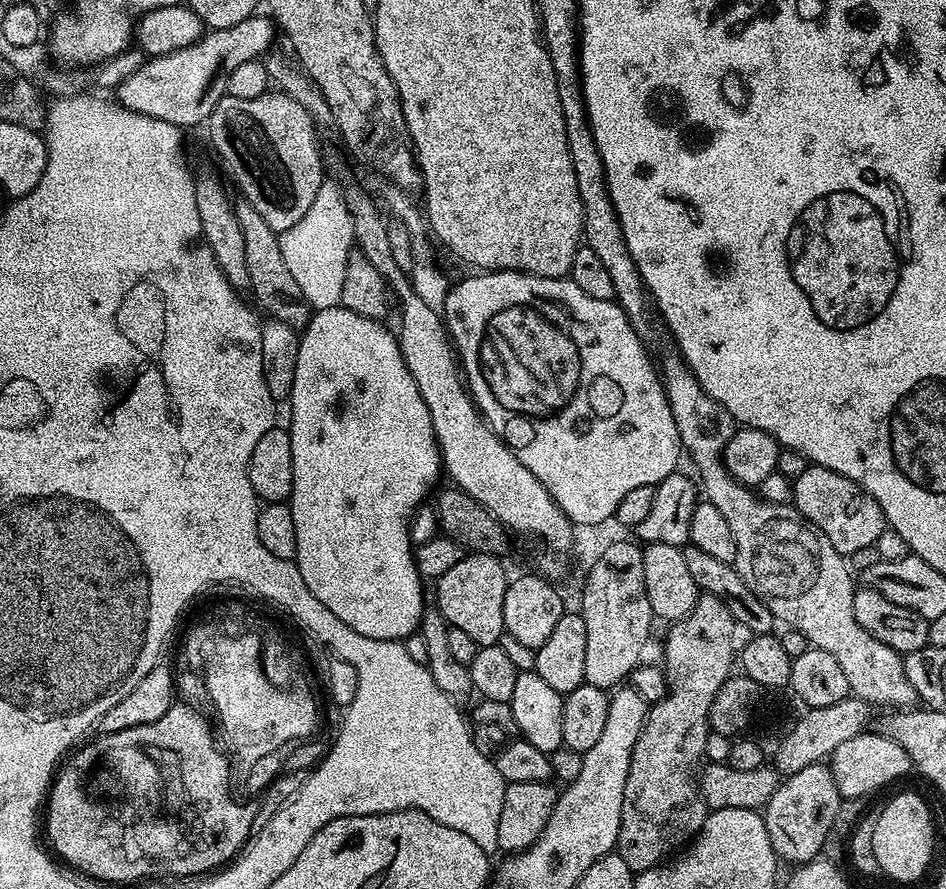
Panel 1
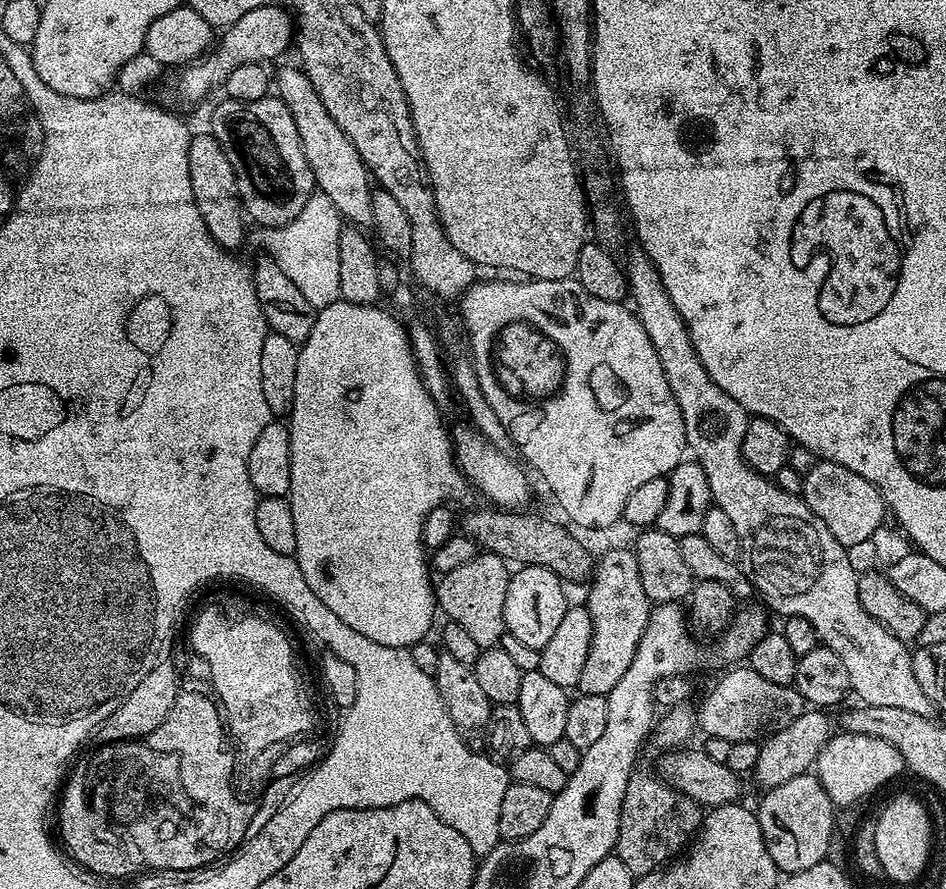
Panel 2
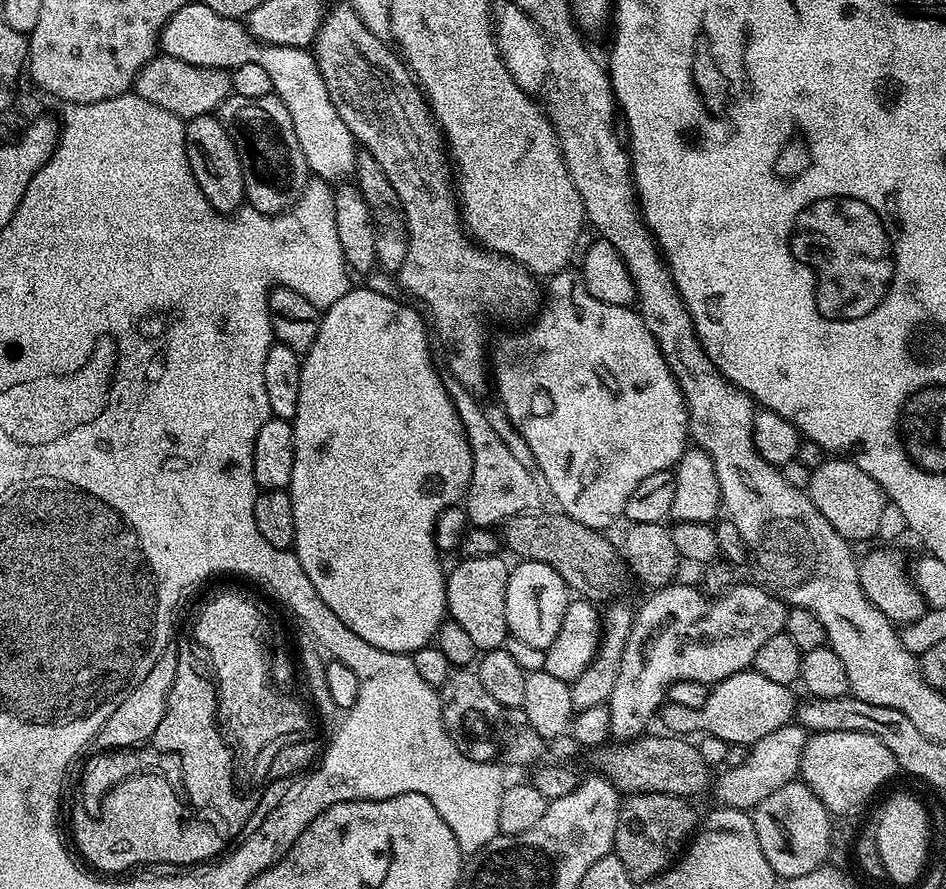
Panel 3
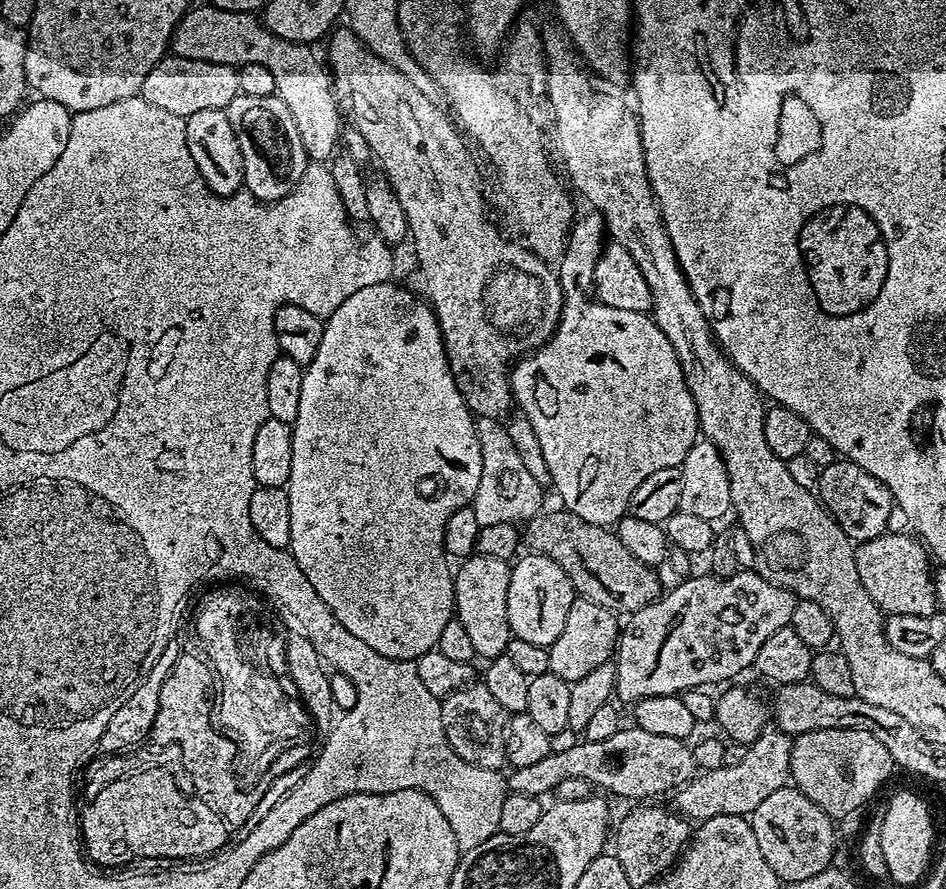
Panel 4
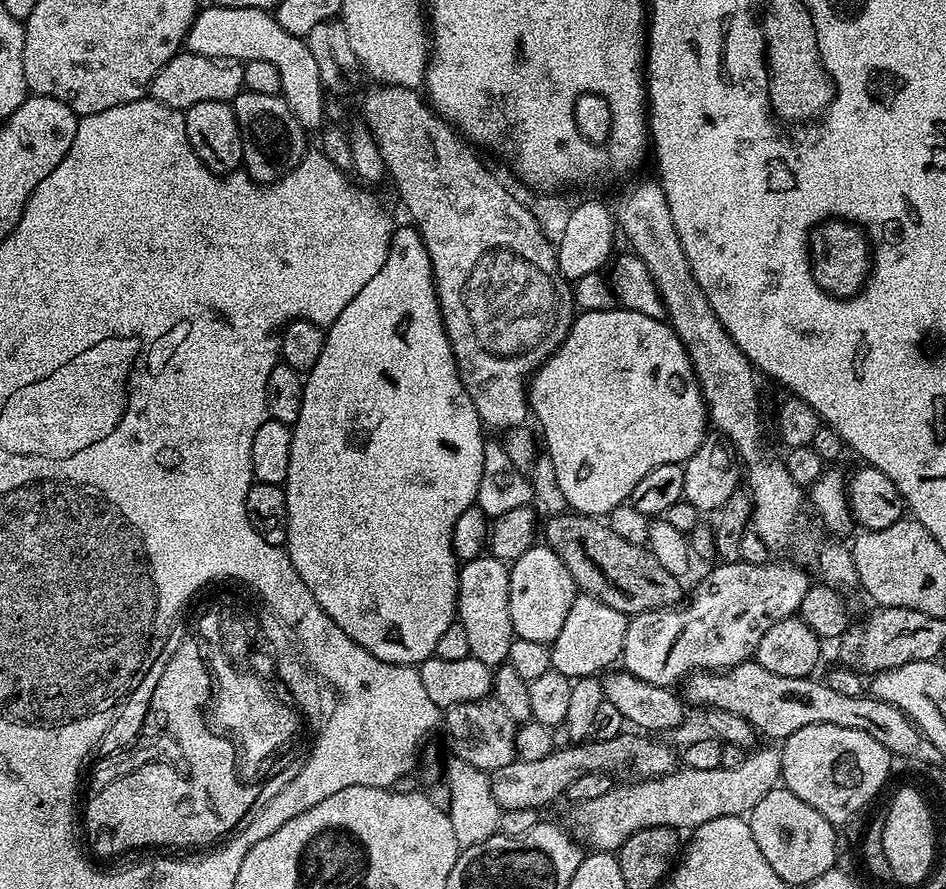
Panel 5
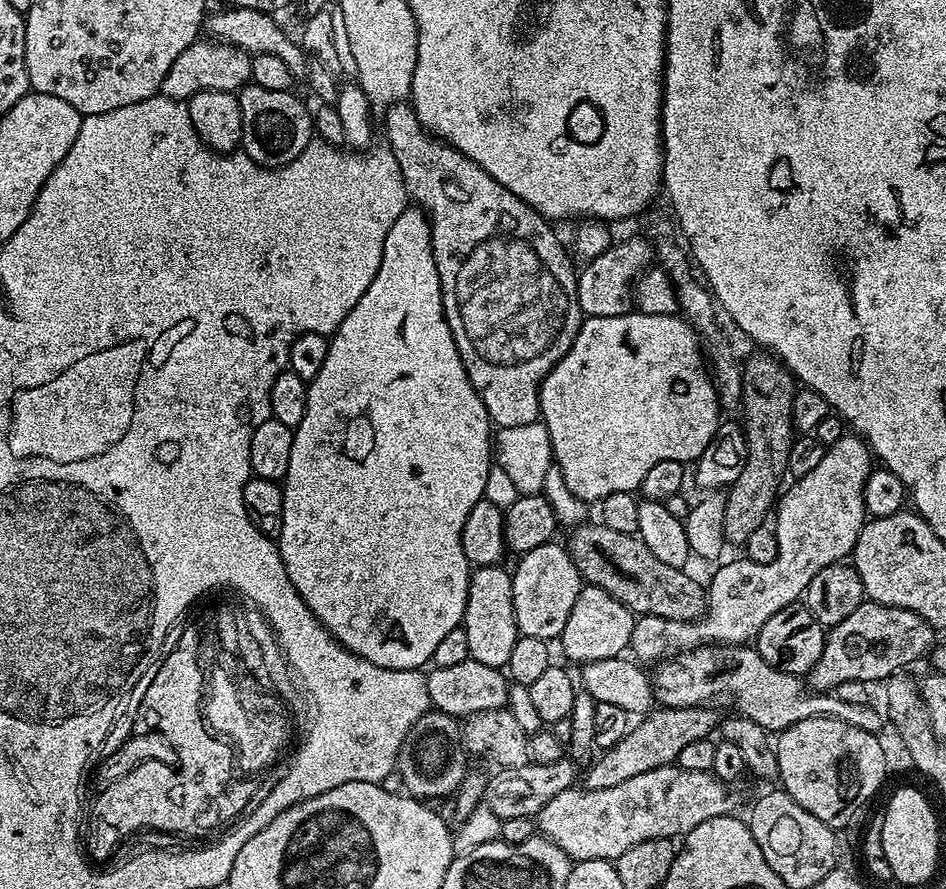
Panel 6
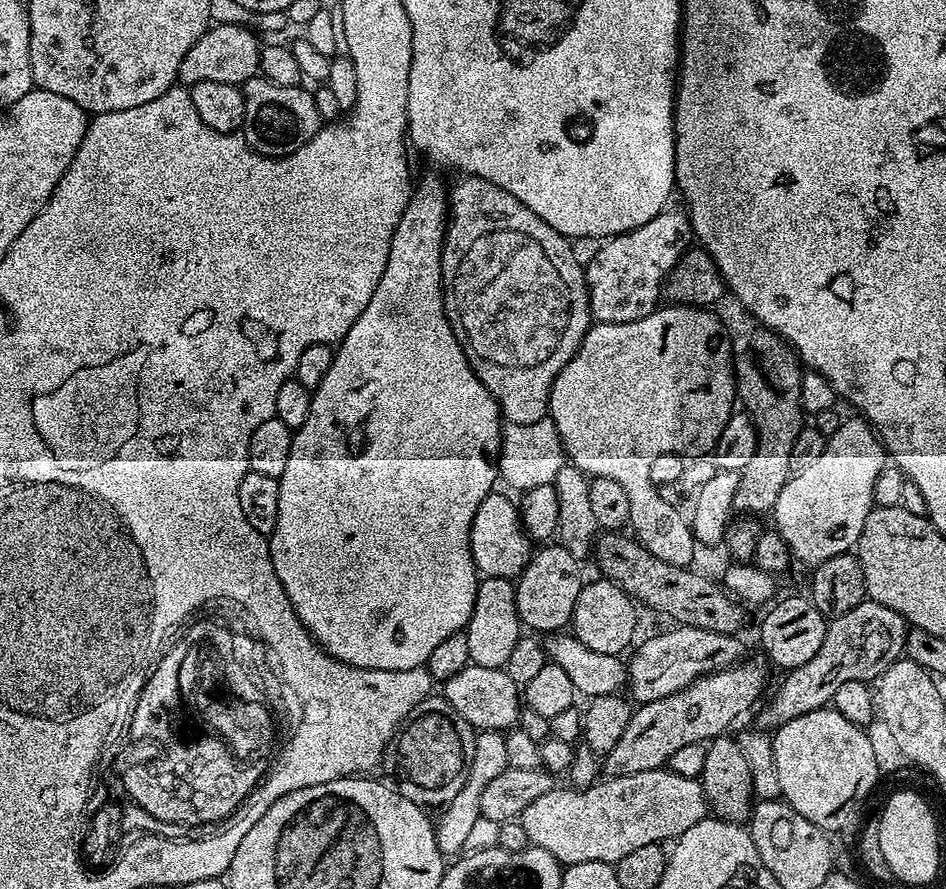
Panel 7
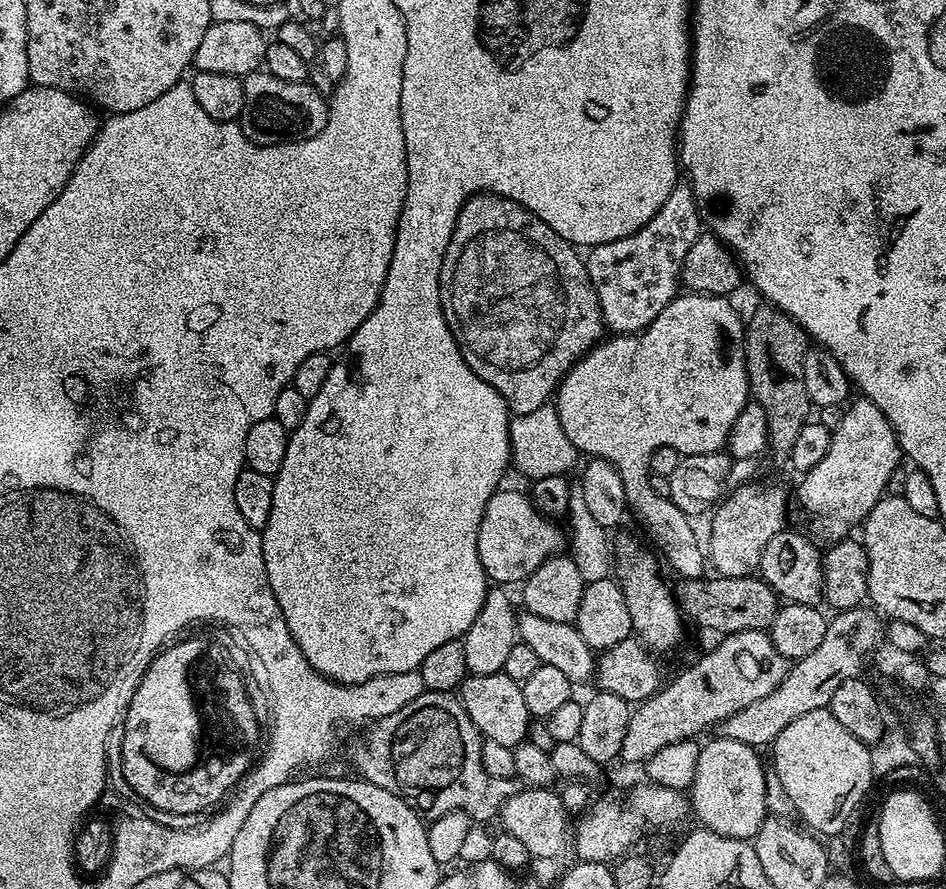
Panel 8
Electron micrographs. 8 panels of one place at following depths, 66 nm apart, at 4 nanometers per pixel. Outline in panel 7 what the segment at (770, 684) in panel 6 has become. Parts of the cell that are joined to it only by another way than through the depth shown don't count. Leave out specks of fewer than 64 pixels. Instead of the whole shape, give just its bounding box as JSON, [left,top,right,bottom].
[626,626,744,705]

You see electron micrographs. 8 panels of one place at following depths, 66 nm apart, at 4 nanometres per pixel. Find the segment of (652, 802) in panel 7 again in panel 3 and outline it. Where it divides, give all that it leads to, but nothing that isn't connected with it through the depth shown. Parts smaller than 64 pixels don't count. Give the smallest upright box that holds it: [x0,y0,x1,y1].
[715,722,809,810]

